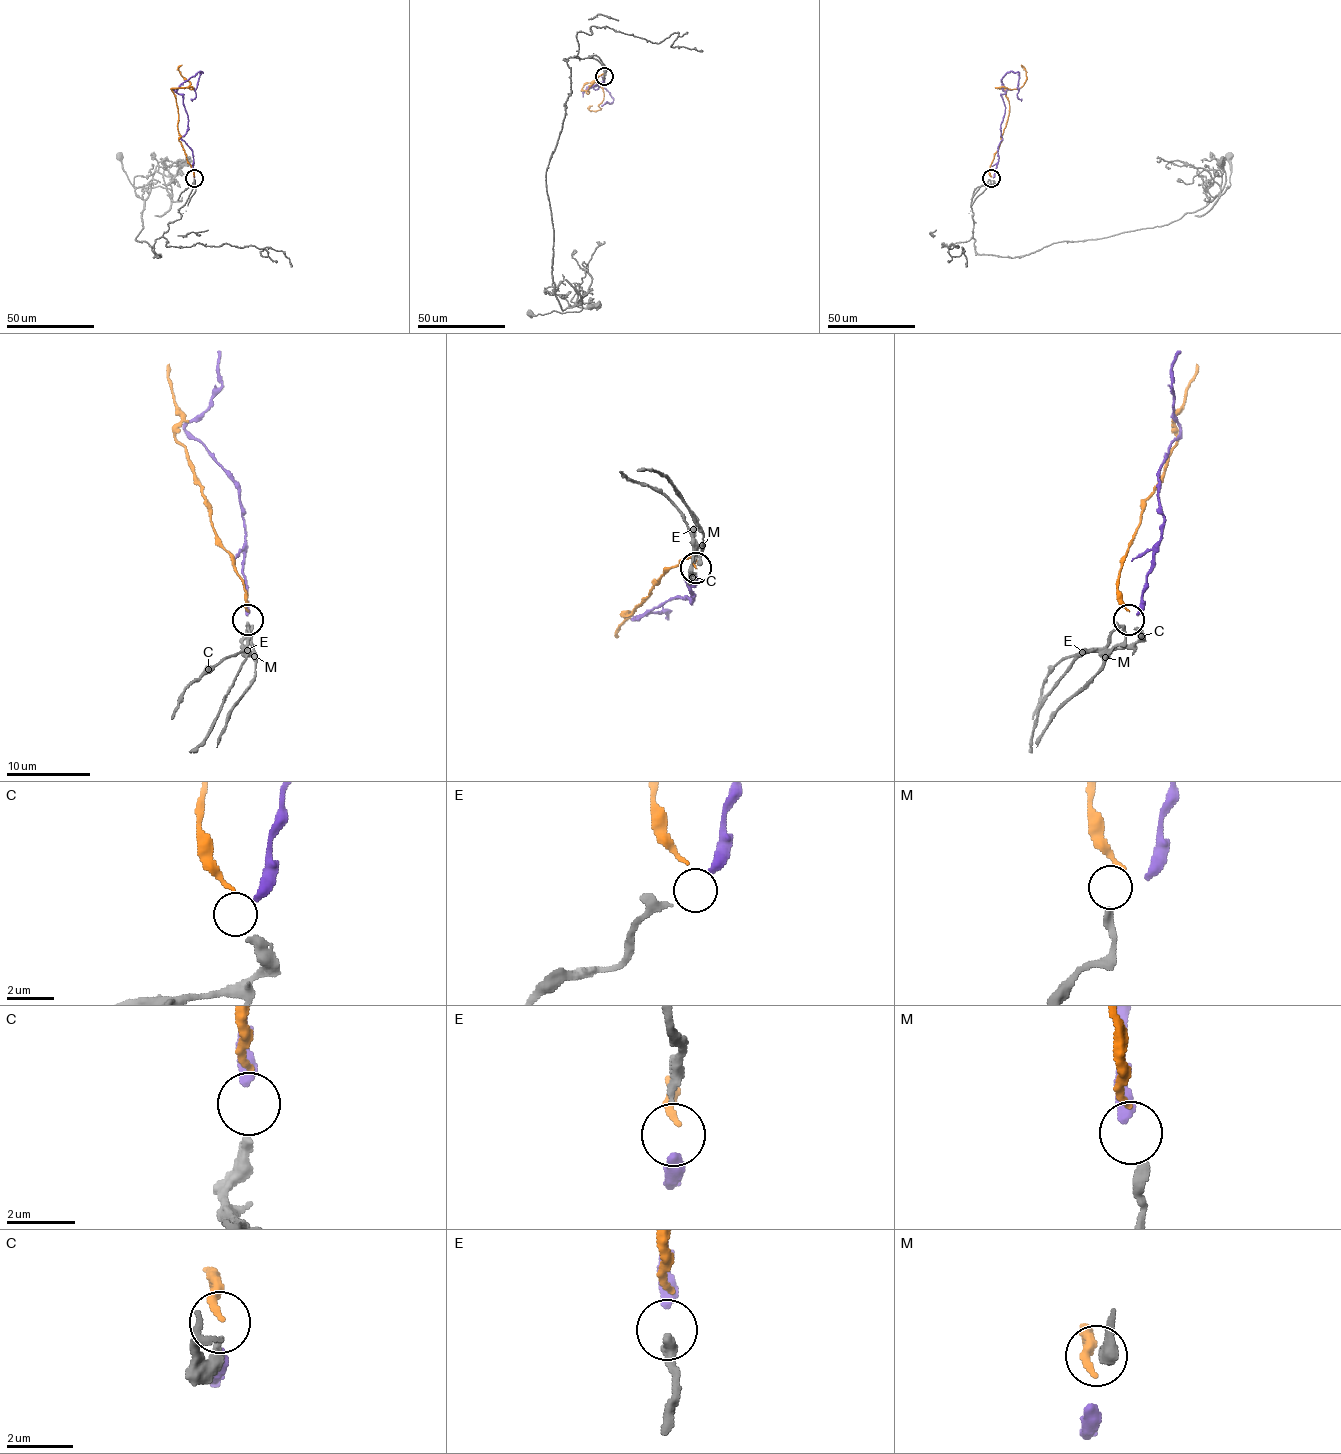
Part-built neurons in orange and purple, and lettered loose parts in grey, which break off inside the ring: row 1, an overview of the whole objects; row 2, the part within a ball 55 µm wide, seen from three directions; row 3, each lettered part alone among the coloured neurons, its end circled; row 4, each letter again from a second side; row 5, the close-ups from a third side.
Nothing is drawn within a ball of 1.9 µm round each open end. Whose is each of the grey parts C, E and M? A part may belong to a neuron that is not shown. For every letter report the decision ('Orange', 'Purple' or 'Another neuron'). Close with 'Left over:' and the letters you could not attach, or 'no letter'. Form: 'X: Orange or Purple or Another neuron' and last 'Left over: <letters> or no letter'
C: Orange
E: Purple
M: Another neuron
Left over: M

